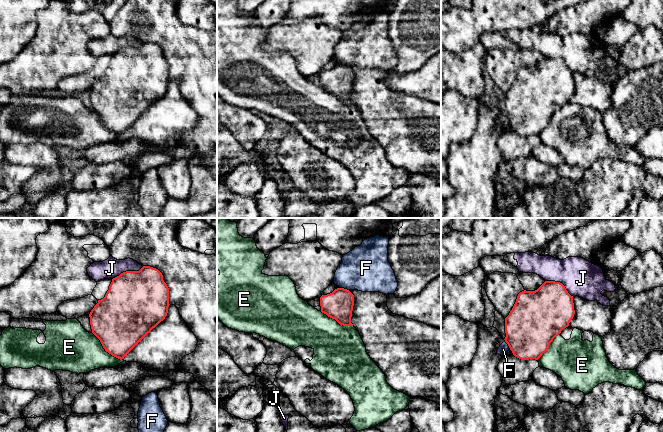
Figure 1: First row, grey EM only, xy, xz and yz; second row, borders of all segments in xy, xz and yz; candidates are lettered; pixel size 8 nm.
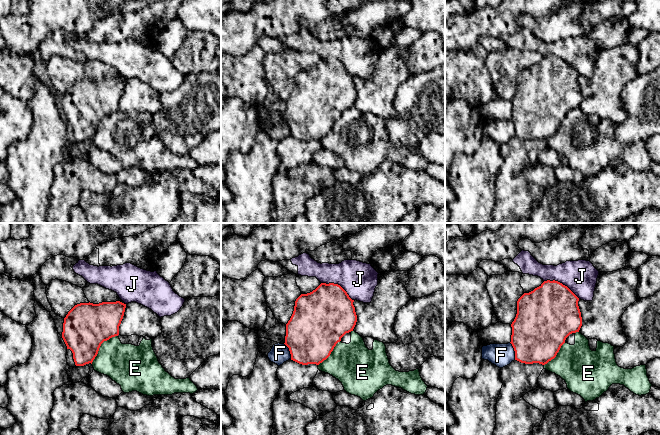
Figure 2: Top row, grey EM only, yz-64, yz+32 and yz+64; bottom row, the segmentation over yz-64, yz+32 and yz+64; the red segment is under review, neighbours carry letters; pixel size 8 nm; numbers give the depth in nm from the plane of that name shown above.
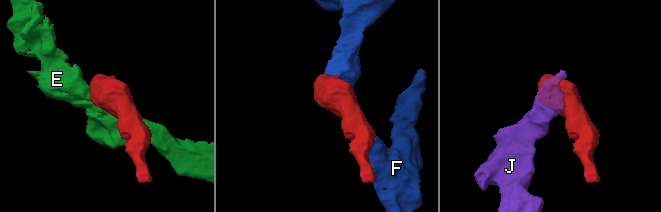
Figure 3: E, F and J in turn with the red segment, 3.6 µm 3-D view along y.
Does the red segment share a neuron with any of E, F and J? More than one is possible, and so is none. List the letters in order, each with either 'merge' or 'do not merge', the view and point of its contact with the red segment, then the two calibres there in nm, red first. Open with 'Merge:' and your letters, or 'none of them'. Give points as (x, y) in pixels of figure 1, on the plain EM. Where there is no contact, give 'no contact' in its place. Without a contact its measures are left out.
Merge: none of them
E: do not merge; contact xy (105, 126); calibres 420 and 360 nm
F: do not merge; contact xz (343, 64); calibres 240 and 380 nm
J: do not merge; contact xy (127, 47); calibres 480 and 160 nm

